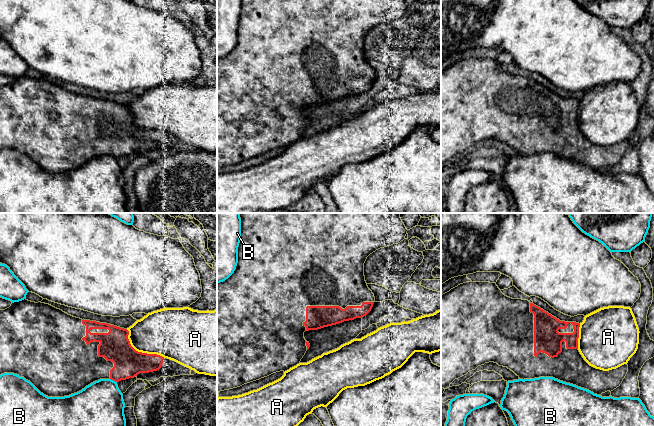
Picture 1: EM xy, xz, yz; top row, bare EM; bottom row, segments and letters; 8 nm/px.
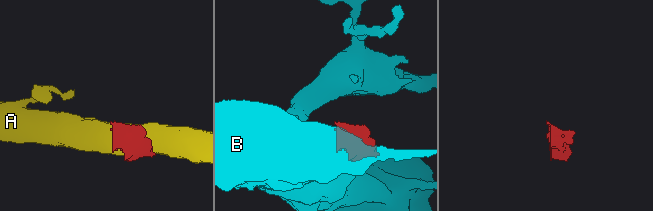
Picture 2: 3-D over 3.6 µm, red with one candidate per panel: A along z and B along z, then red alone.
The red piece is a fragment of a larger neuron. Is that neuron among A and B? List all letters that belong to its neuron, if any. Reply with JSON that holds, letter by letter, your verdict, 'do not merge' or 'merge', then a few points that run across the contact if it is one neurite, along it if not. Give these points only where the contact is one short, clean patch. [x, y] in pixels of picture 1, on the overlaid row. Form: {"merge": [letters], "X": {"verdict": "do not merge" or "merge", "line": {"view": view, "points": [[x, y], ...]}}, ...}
{"merge": [], "A": {"verdict": "do not merge"}, "B": {"verdict": "do not merge", "line": {"view": "xy", "points": [[110, 378], [116, 382]]}}}

